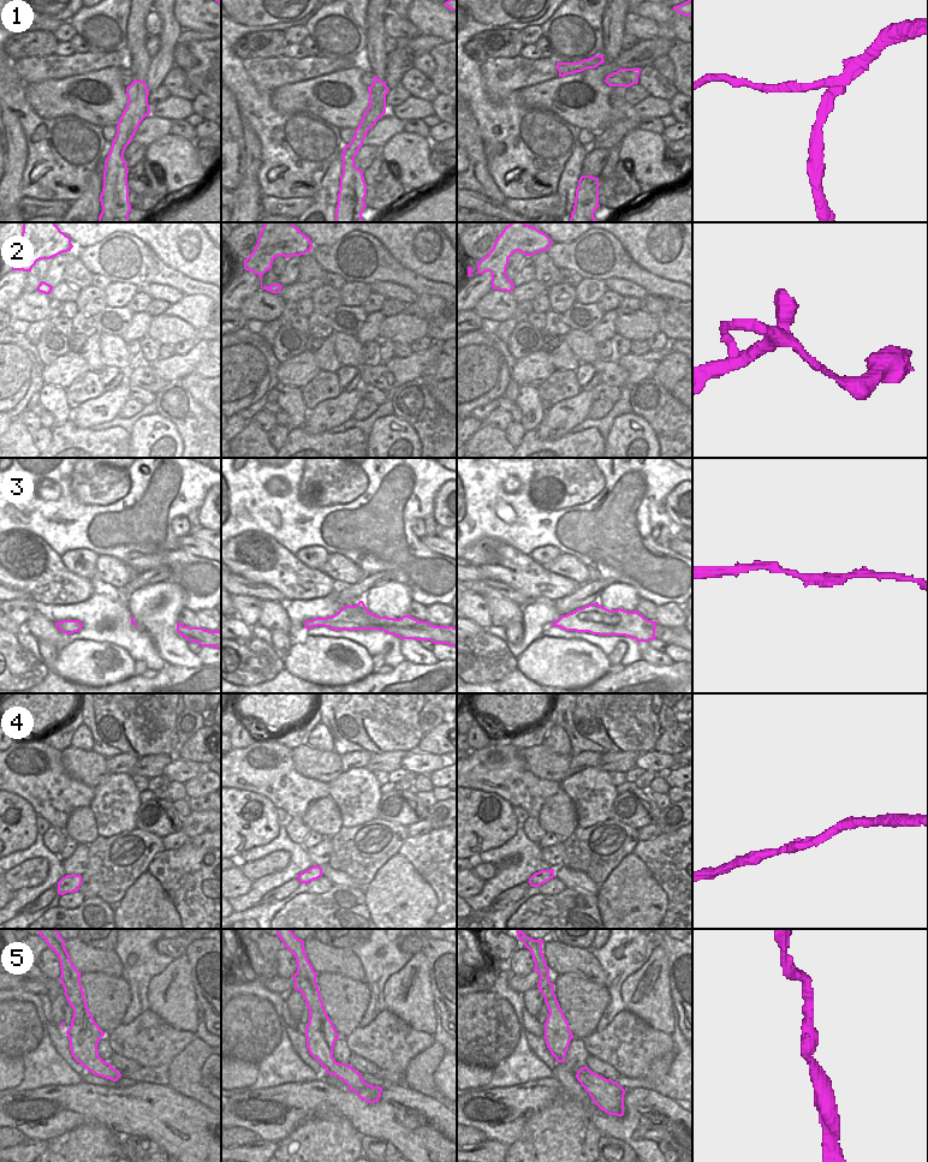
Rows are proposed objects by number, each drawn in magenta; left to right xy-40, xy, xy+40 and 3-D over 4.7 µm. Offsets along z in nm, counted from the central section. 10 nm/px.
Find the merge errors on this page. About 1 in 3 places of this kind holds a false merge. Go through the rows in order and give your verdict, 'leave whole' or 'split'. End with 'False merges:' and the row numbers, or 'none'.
1: split
2: leave whole
3: leave whole
4: leave whole
5: leave whole
False merges: 1

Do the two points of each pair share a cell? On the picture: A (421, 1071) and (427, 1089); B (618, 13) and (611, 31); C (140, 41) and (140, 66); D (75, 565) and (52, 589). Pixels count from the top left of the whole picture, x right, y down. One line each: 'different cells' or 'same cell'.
A: same cell
B: same cell
C: same cell
D: different cells

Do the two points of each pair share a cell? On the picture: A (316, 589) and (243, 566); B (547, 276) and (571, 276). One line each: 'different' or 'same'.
A: same
B: different

